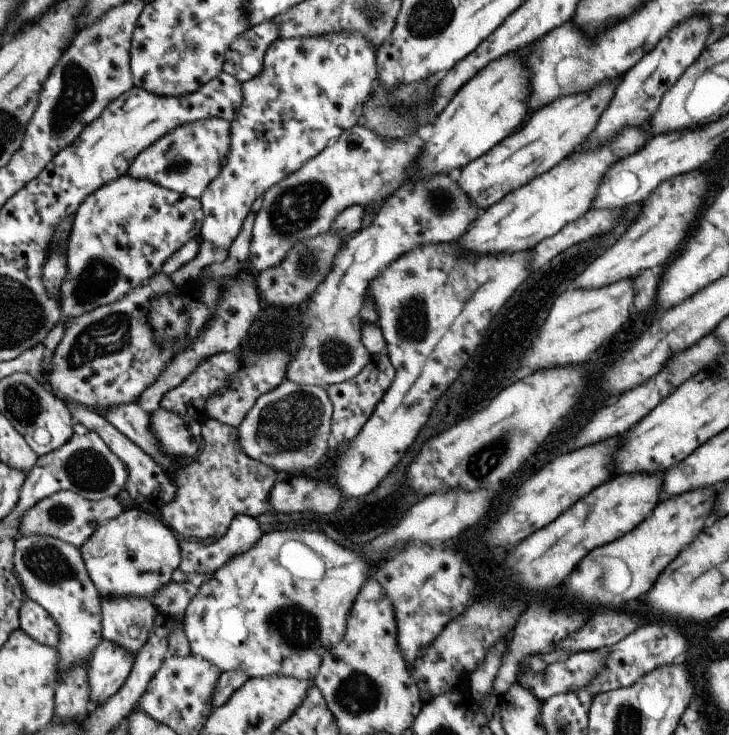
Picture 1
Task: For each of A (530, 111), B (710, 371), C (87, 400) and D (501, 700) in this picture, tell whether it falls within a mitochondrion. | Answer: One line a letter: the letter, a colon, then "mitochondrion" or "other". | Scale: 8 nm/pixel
A: other
B: other
C: other
D: other

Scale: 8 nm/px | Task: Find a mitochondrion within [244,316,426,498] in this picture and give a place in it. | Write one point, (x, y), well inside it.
(290, 423)

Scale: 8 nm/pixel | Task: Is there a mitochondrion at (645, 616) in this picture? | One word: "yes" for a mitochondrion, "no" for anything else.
no

